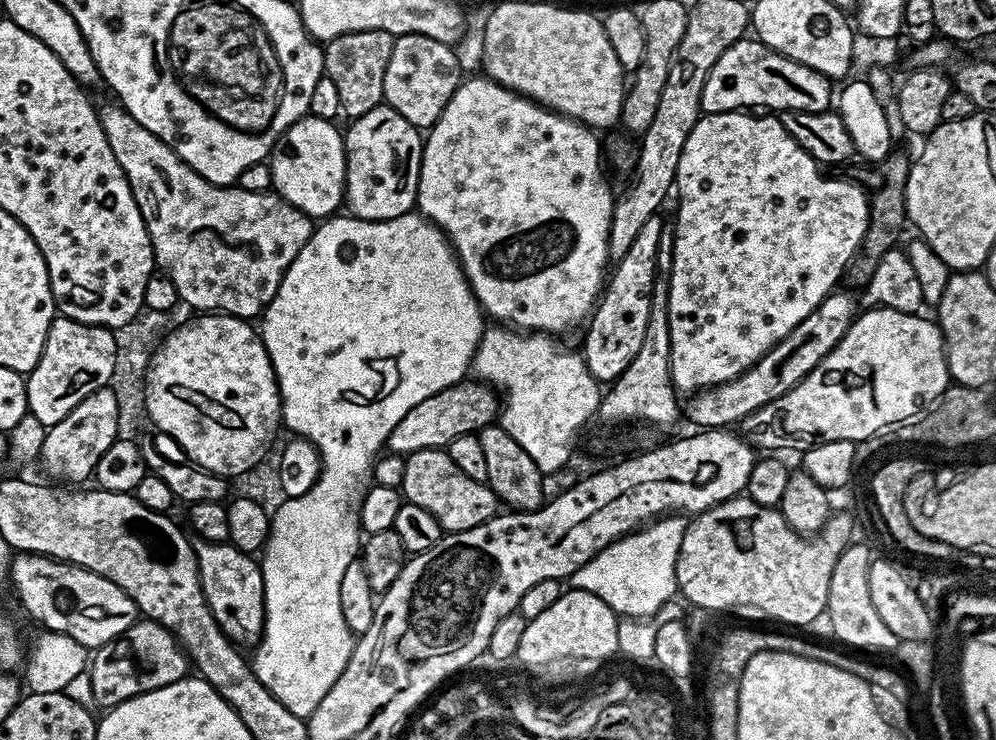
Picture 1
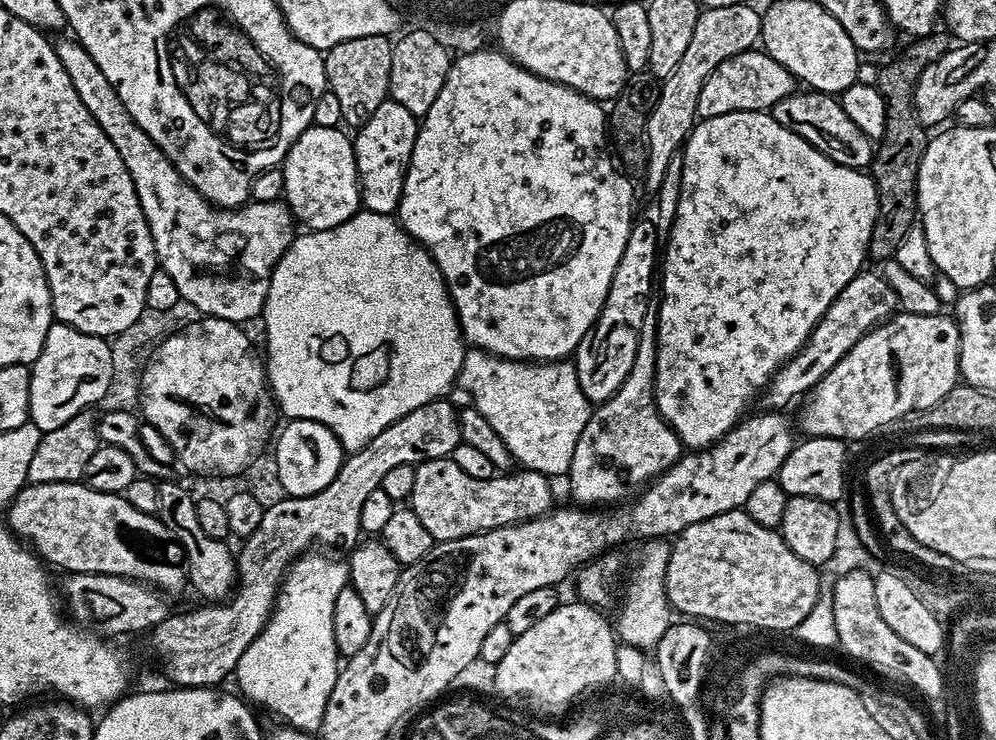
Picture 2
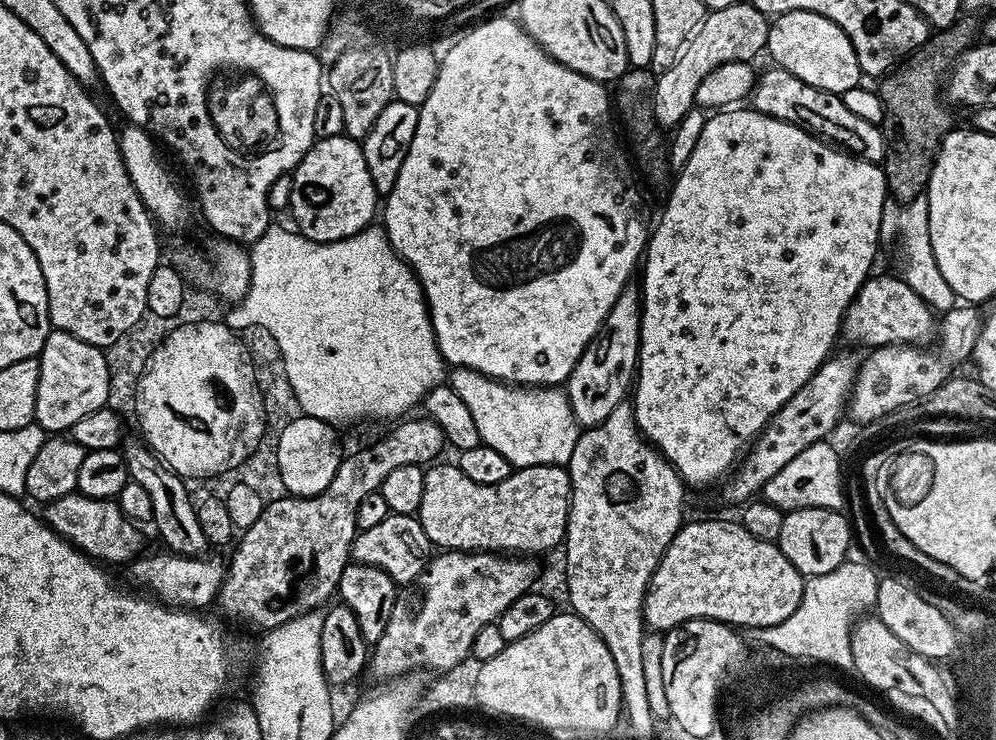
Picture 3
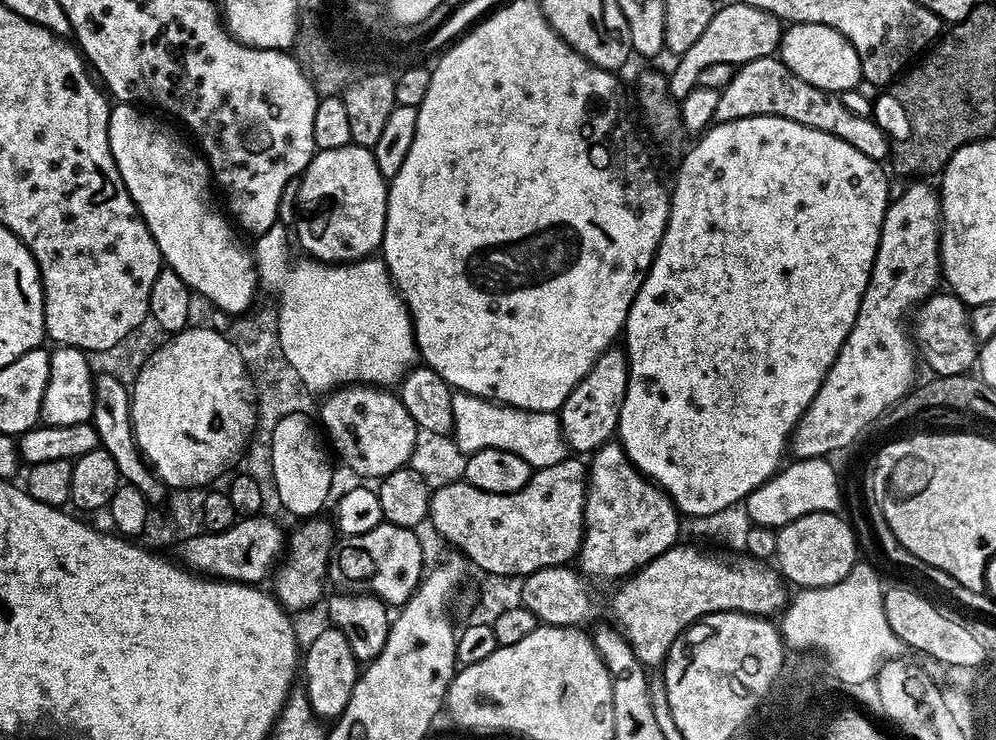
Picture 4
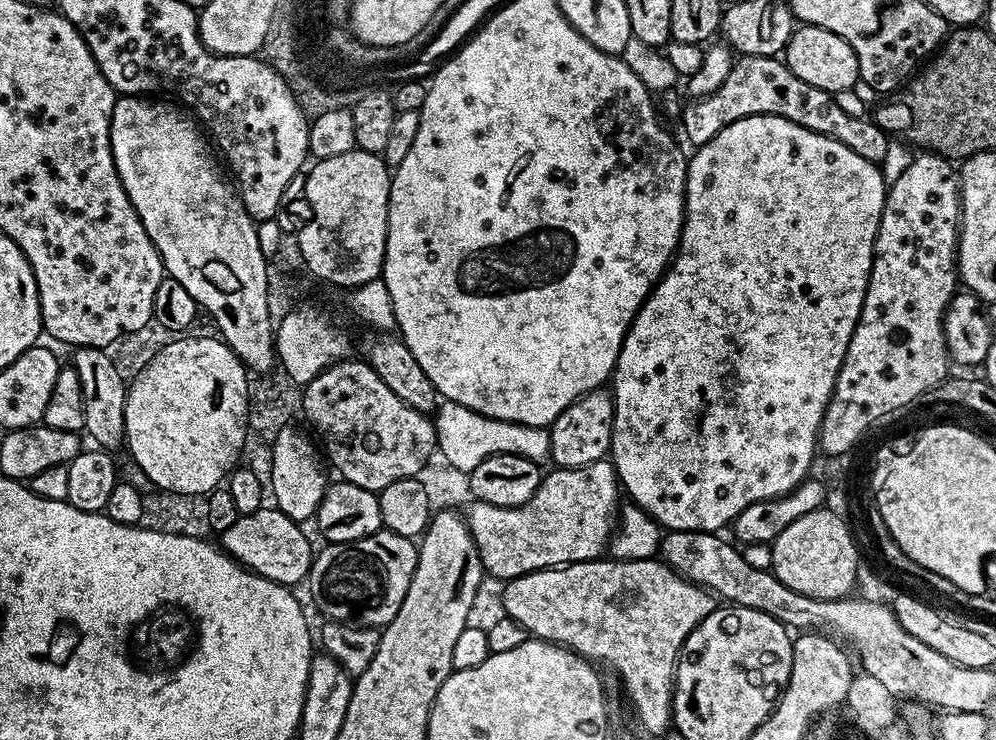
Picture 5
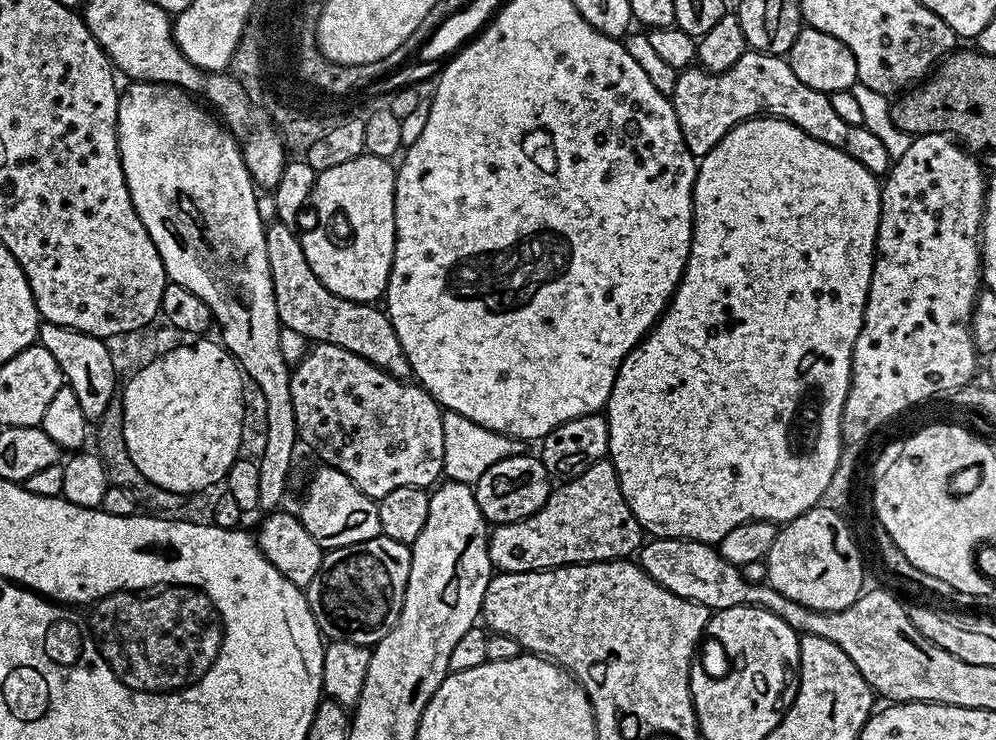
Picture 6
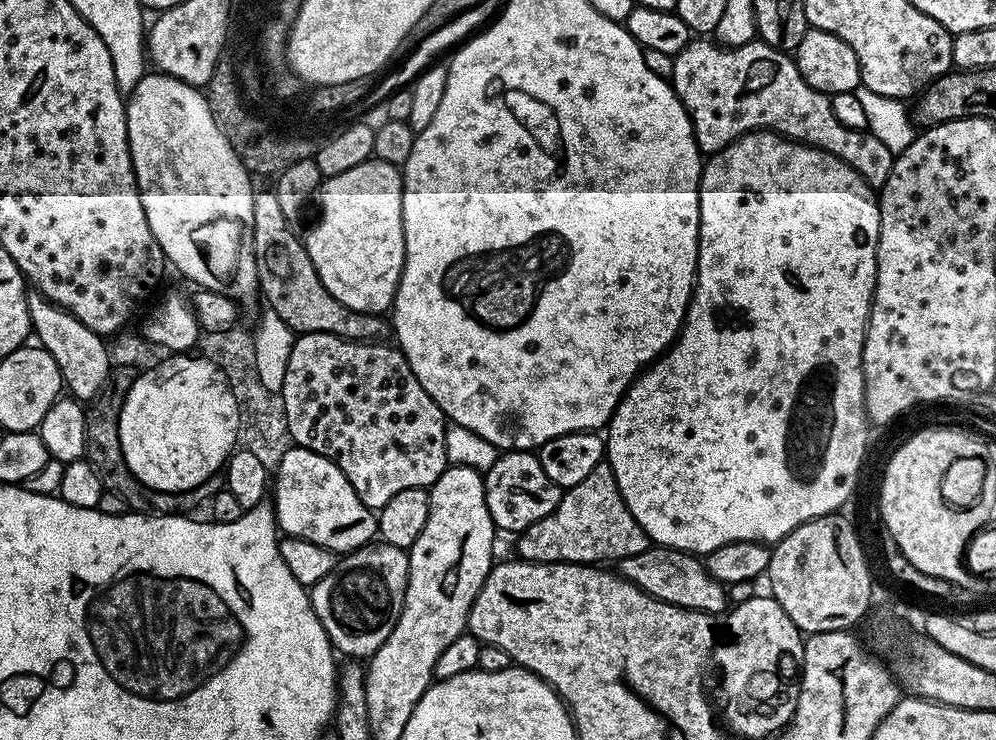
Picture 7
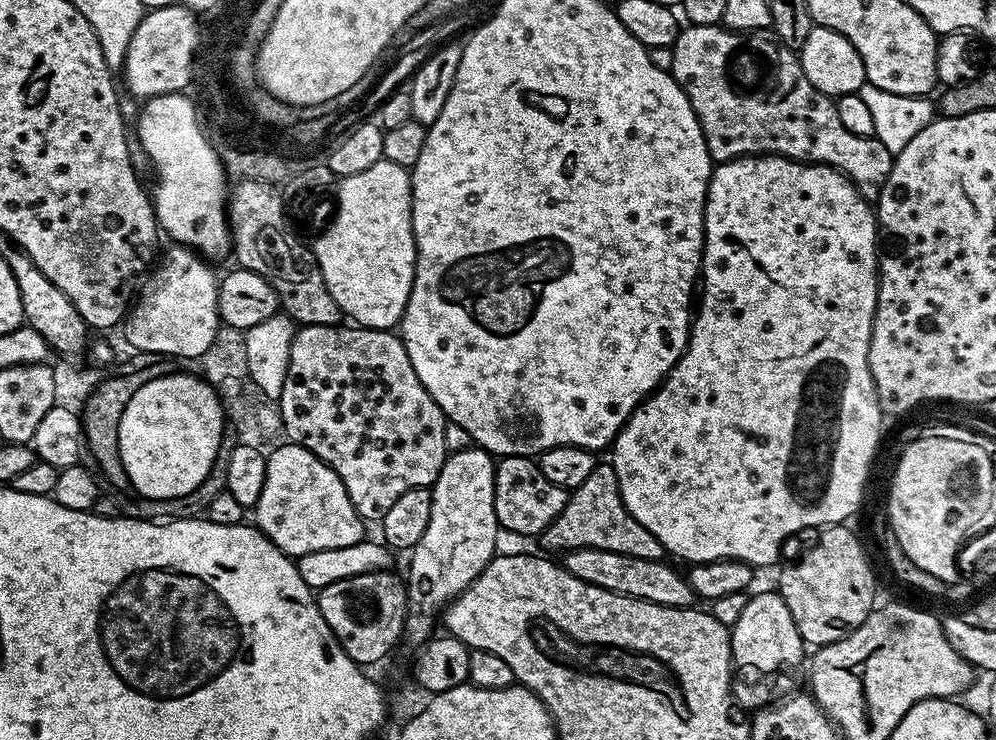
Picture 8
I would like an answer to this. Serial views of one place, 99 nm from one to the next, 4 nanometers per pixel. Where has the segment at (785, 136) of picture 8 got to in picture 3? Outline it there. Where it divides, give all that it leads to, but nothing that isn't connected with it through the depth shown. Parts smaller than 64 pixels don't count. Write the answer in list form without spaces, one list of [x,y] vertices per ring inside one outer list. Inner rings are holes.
[[[768,66],[764,73],[755,77],[752,91],[750,93],[750,107],[754,112],[761,112],[770,118],[778,118],[787,124],[793,124],[802,129],[803,132],[809,132],[812,136],[817,136],[825,144],[831,144],[832,147],[848,153],[850,156],[857,156],[860,160],[865,160],[871,164],[883,165],[884,154],[886,151],[886,136],[882,131],[881,125],[865,122],[863,118],[857,118],[846,106],[843,95],[827,92],[818,86],[810,86],[810,82],[802,82],[802,78],[794,78],[784,68]]]

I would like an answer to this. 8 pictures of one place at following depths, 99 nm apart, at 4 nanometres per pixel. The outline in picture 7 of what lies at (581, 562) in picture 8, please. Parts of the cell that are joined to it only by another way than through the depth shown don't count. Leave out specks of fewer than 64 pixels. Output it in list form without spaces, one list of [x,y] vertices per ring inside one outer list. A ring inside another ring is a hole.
[[[650,546],[642,554],[630,554],[630,558],[622,558],[618,561],[618,572],[624,579],[641,588],[646,594],[650,594],[662,602],[670,602],[679,608],[717,614],[716,612],[720,611],[723,613],[730,604],[727,587],[709,574],[699,555],[691,552]]]

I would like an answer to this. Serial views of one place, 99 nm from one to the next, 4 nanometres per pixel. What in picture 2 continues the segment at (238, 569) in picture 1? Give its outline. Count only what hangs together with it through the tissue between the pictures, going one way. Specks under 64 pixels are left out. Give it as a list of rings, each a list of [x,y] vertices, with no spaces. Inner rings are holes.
[[[168,478],[160,484],[156,515],[160,517],[162,526],[166,526],[166,530],[170,530],[172,537],[184,547],[184,562],[188,569],[187,583],[190,588],[201,596],[201,601],[227,601],[238,584],[233,549],[231,552],[225,541],[210,538],[202,531],[202,525],[198,523],[197,497],[191,496],[182,485],[175,484],[173,480]]]

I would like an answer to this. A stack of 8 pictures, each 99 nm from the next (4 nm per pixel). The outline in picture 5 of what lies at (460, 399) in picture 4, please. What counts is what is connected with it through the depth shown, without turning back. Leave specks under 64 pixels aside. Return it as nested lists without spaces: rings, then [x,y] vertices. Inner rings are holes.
[[[444,400],[436,411],[437,449],[460,471],[472,472],[479,462],[498,453],[513,453],[527,460],[543,461],[549,452],[547,429],[486,418],[453,400]],[[543,458],[543,459],[542,459]]]

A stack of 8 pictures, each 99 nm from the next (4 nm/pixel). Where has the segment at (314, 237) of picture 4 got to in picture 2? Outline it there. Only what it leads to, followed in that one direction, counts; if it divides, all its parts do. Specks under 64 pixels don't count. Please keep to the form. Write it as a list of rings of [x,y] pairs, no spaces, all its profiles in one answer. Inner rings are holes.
[[[313,126],[306,129],[290,146],[286,154],[282,169],[284,171],[283,199],[288,205],[289,212],[297,221],[305,225],[305,229],[317,232],[330,230],[334,226],[342,226],[342,222],[353,219],[356,211],[361,211],[360,179],[356,169],[356,150],[353,137],[343,127],[327,128],[326,126]]]

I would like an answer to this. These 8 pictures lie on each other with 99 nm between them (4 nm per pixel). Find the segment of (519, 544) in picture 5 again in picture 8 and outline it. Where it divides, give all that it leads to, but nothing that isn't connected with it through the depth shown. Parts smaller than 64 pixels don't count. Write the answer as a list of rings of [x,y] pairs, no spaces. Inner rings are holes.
[[[597,463],[596,469],[582,482],[580,488],[571,489],[566,506],[550,526],[541,532],[538,543],[552,552],[563,554],[579,548],[594,550],[614,550],[614,554],[630,554],[630,558],[646,558],[647,560],[664,560],[666,553],[664,544],[642,526],[626,510],[620,497],[620,487],[616,472],[611,463]]]

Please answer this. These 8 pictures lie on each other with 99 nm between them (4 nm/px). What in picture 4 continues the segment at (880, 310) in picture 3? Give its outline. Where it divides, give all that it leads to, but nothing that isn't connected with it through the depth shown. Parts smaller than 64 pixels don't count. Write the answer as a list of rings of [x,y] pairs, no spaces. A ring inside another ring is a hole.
[[[935,291],[915,309],[910,320],[910,335],[918,349],[919,359],[928,363],[929,373],[962,376],[977,367],[978,341],[972,333],[969,305],[962,303],[951,291]]]

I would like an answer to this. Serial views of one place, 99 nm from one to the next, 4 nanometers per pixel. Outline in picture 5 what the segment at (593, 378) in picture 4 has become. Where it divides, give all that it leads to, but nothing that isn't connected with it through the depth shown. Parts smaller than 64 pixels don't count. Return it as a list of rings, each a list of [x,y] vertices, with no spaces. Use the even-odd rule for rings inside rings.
[[[607,387],[596,388],[566,406],[566,410],[562,410],[562,414],[558,414],[556,421],[547,429],[551,463],[558,468],[581,468],[605,459],[612,446],[615,413],[616,401]]]

